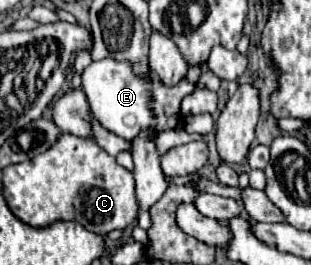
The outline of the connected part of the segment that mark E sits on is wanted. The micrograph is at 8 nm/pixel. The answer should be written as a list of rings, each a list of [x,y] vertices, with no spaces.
[[[103,58],[91,62],[83,70],[83,92],[99,124],[119,138],[131,142],[143,130],[161,134],[165,130],[175,130],[181,126],[185,120],[181,114],[181,100],[195,92],[195,84],[183,78],[179,84],[167,86],[155,76],[137,76],[133,72],[133,64],[127,60],[119,62],[113,58]]]

